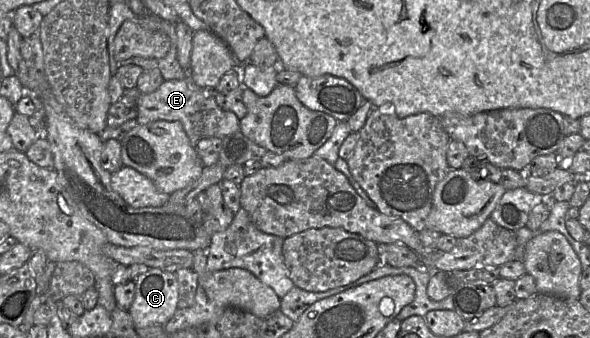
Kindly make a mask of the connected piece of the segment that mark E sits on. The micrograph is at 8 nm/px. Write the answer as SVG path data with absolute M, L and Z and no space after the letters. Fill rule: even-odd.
M188 77L182 80L165 80L156 91L140 94L136 120L140 125L147 125L157 120L180 121L194 148L200 139L208 137L223 139L240 131L240 119L237 115L223 110L209 90L194 85Z

